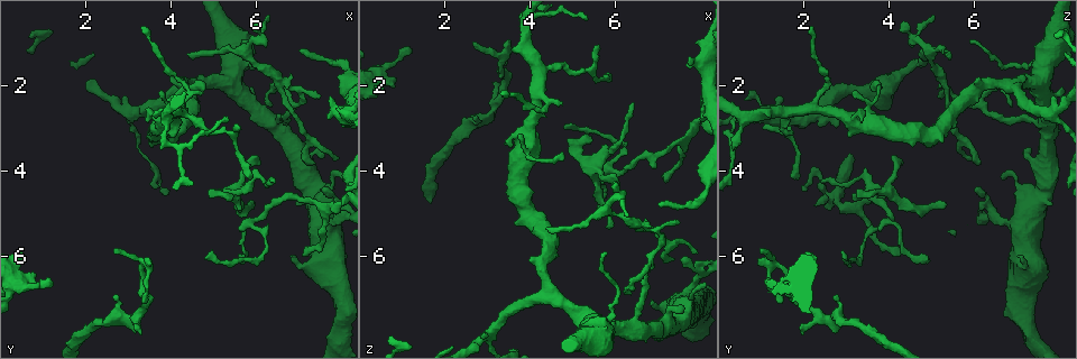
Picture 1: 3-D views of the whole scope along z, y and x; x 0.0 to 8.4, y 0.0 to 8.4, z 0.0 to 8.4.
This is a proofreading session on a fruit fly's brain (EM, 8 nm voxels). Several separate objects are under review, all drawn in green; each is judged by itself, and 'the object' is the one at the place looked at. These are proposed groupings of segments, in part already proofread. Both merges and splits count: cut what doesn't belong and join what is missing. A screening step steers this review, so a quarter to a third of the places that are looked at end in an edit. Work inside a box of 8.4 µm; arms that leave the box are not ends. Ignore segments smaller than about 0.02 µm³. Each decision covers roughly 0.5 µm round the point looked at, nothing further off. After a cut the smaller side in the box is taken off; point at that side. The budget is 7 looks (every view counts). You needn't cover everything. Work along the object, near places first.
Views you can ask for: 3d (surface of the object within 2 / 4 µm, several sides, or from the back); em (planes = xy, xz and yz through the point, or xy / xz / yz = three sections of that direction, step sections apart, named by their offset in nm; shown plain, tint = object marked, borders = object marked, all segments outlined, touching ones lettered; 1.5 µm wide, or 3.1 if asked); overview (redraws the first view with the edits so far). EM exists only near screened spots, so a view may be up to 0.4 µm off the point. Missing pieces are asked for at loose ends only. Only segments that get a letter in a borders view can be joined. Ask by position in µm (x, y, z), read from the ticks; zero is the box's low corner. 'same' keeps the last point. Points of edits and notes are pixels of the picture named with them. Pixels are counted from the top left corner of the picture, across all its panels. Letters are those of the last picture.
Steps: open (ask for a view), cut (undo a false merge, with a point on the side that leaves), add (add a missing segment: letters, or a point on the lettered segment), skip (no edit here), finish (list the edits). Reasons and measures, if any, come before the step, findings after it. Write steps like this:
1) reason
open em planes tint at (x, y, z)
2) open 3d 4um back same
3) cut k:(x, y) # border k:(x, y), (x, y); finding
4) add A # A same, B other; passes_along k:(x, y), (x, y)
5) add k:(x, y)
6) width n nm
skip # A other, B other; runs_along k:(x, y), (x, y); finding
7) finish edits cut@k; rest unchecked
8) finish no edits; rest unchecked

tapers out
open em planes borders at (7.25, 5.95, 4.25)

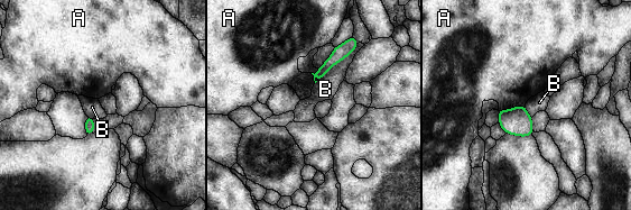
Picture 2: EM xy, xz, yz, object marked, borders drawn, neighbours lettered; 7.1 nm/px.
skip # A other, B other; border 2:(358, 44), (315, 83); none of them fits

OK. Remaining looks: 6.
free end
open em planes borders at (5.85, 4.70, 5.30)

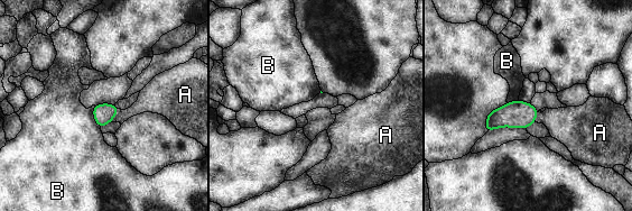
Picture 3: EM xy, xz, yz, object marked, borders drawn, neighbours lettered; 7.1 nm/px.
longest_contact B 170 nm
add A # A same, B other; it goes on there

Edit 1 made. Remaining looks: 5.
finish edits add@3; rest unchecked

